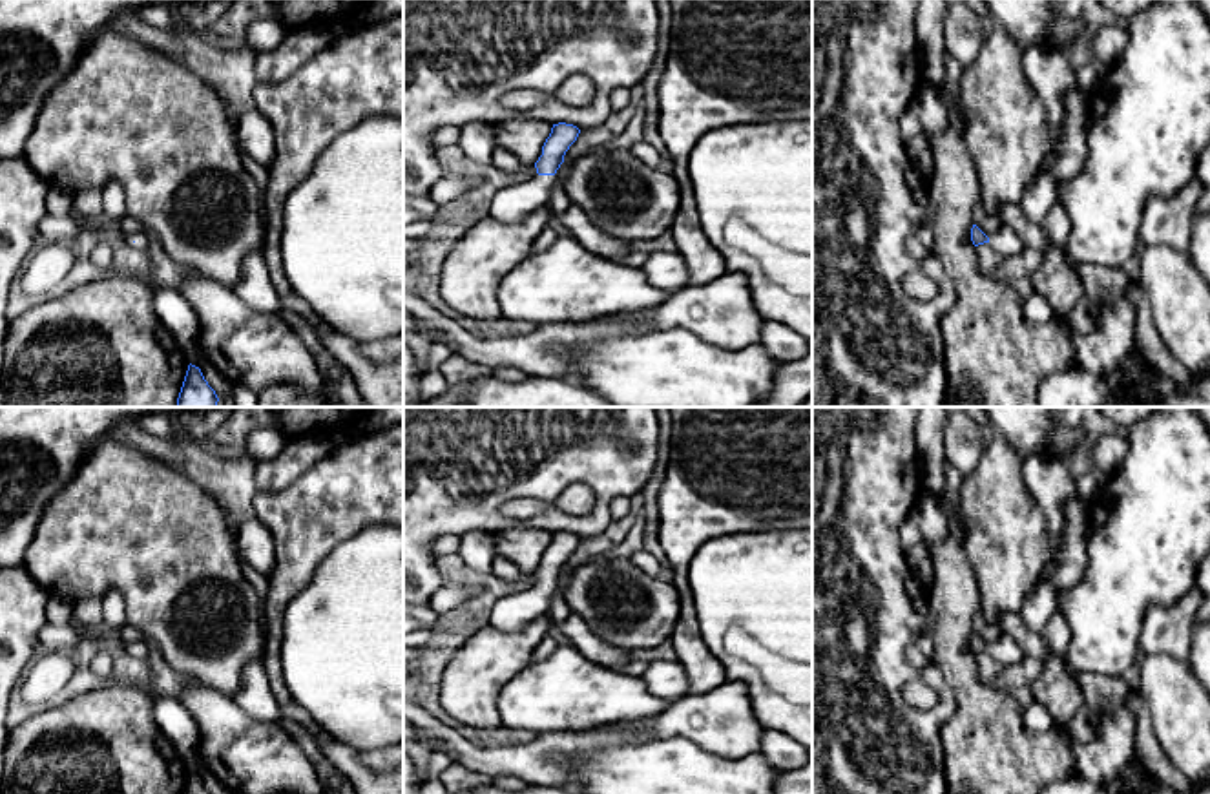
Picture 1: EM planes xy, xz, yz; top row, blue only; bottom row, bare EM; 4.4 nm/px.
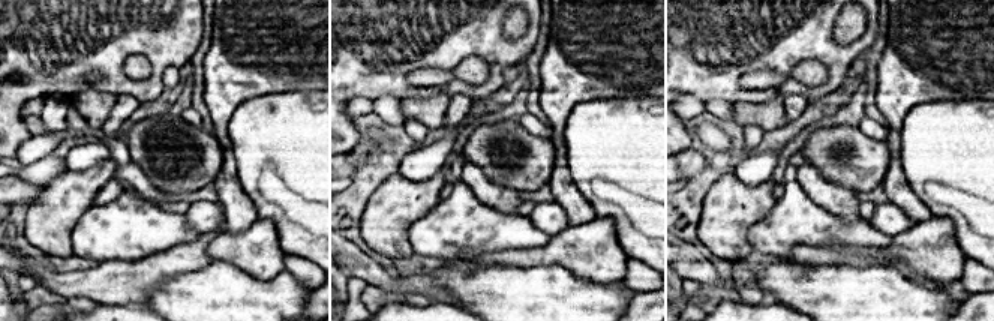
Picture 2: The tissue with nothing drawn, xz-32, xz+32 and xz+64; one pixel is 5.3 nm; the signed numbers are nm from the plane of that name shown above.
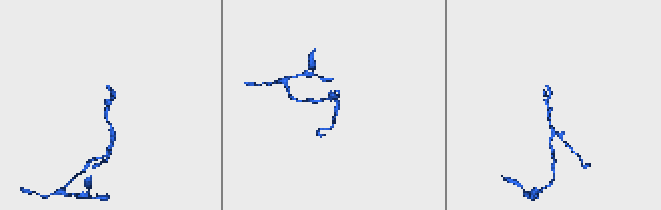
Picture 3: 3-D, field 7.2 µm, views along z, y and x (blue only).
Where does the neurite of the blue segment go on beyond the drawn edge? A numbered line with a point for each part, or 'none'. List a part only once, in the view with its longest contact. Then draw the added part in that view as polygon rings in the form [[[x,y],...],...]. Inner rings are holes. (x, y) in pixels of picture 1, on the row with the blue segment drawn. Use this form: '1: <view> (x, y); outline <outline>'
1: xz (511, 203); outline [[[533,175],[524,183],[507,184],[489,197],[487,217],[500,223],[516,223],[548,204],[553,175]]]

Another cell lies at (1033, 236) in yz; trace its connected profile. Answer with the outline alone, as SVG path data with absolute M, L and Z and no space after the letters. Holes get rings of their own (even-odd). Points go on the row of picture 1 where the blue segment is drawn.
M1018 203L1000 204L995 215L1007 226L1011 226L1026 246L1046 254L1049 250L1048 235L1042 225L1031 223Z

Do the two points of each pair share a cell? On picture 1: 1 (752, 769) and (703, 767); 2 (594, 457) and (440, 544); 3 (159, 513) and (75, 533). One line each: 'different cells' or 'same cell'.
1: same cell
2: different cells
3: same cell

